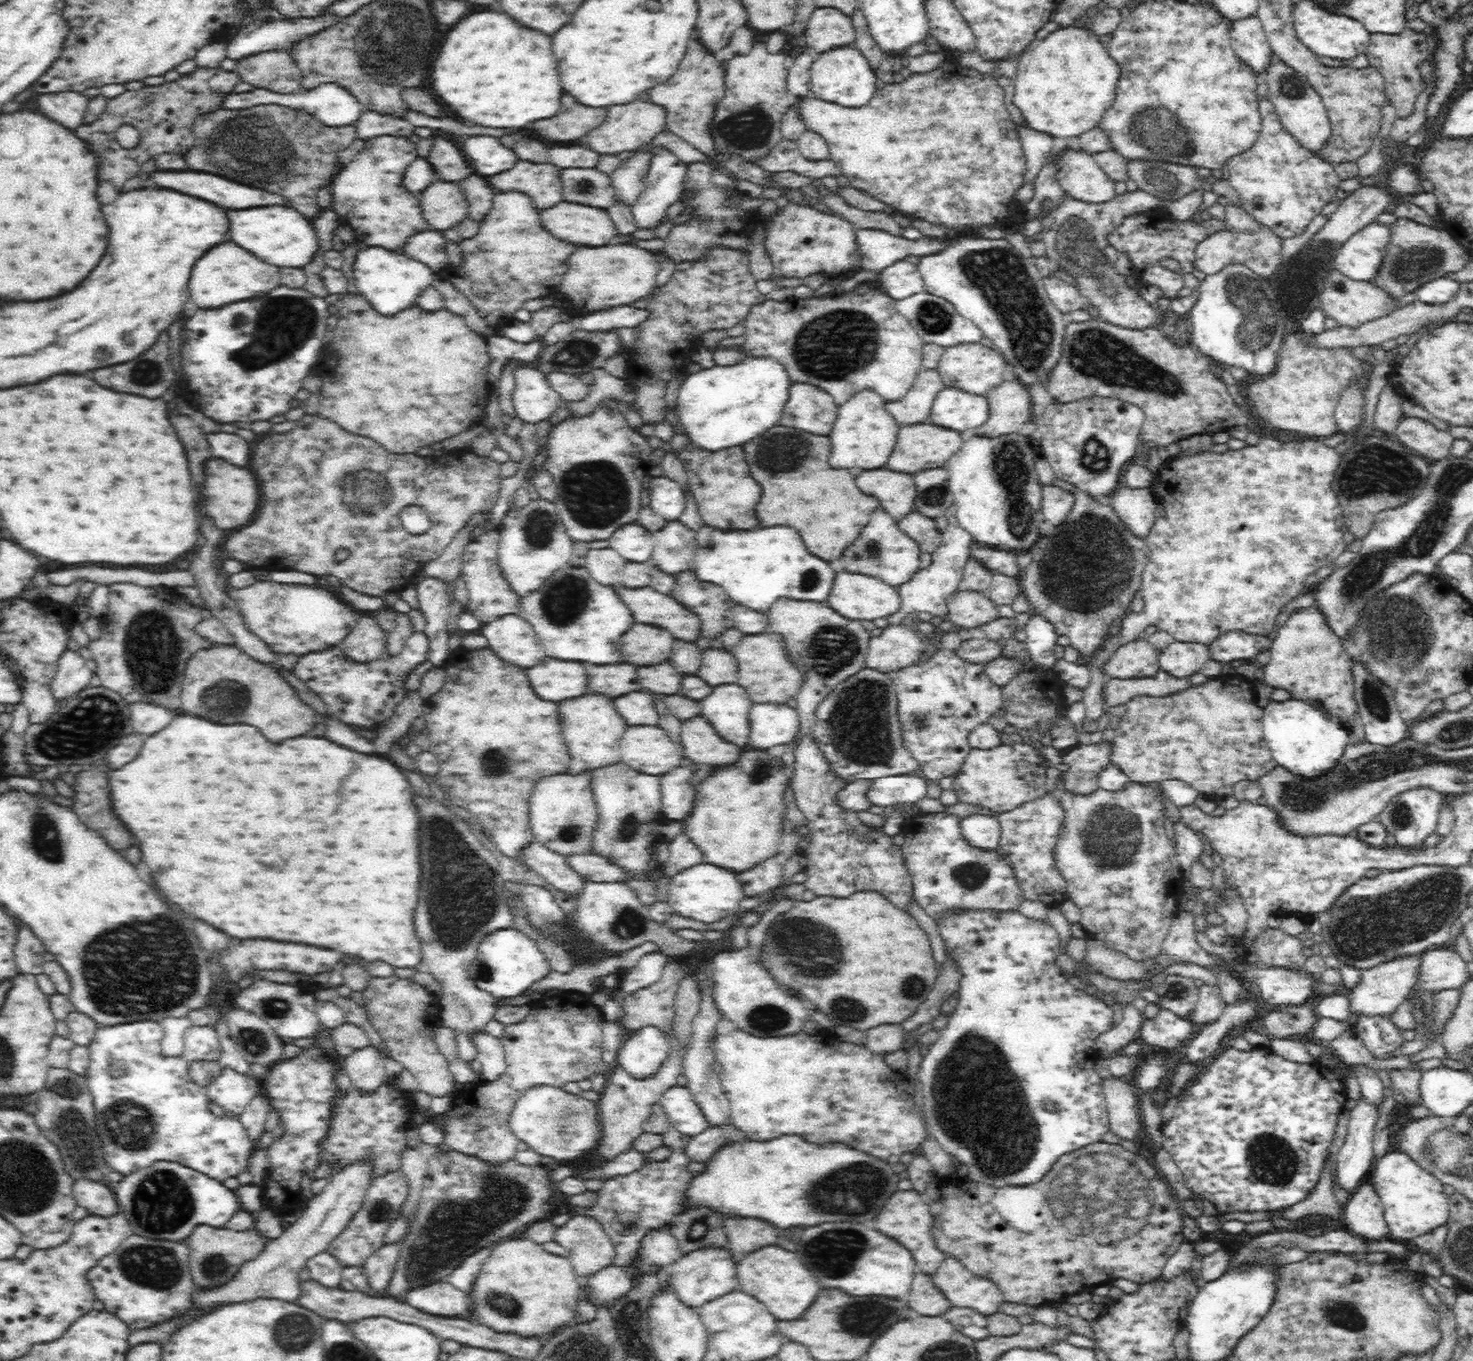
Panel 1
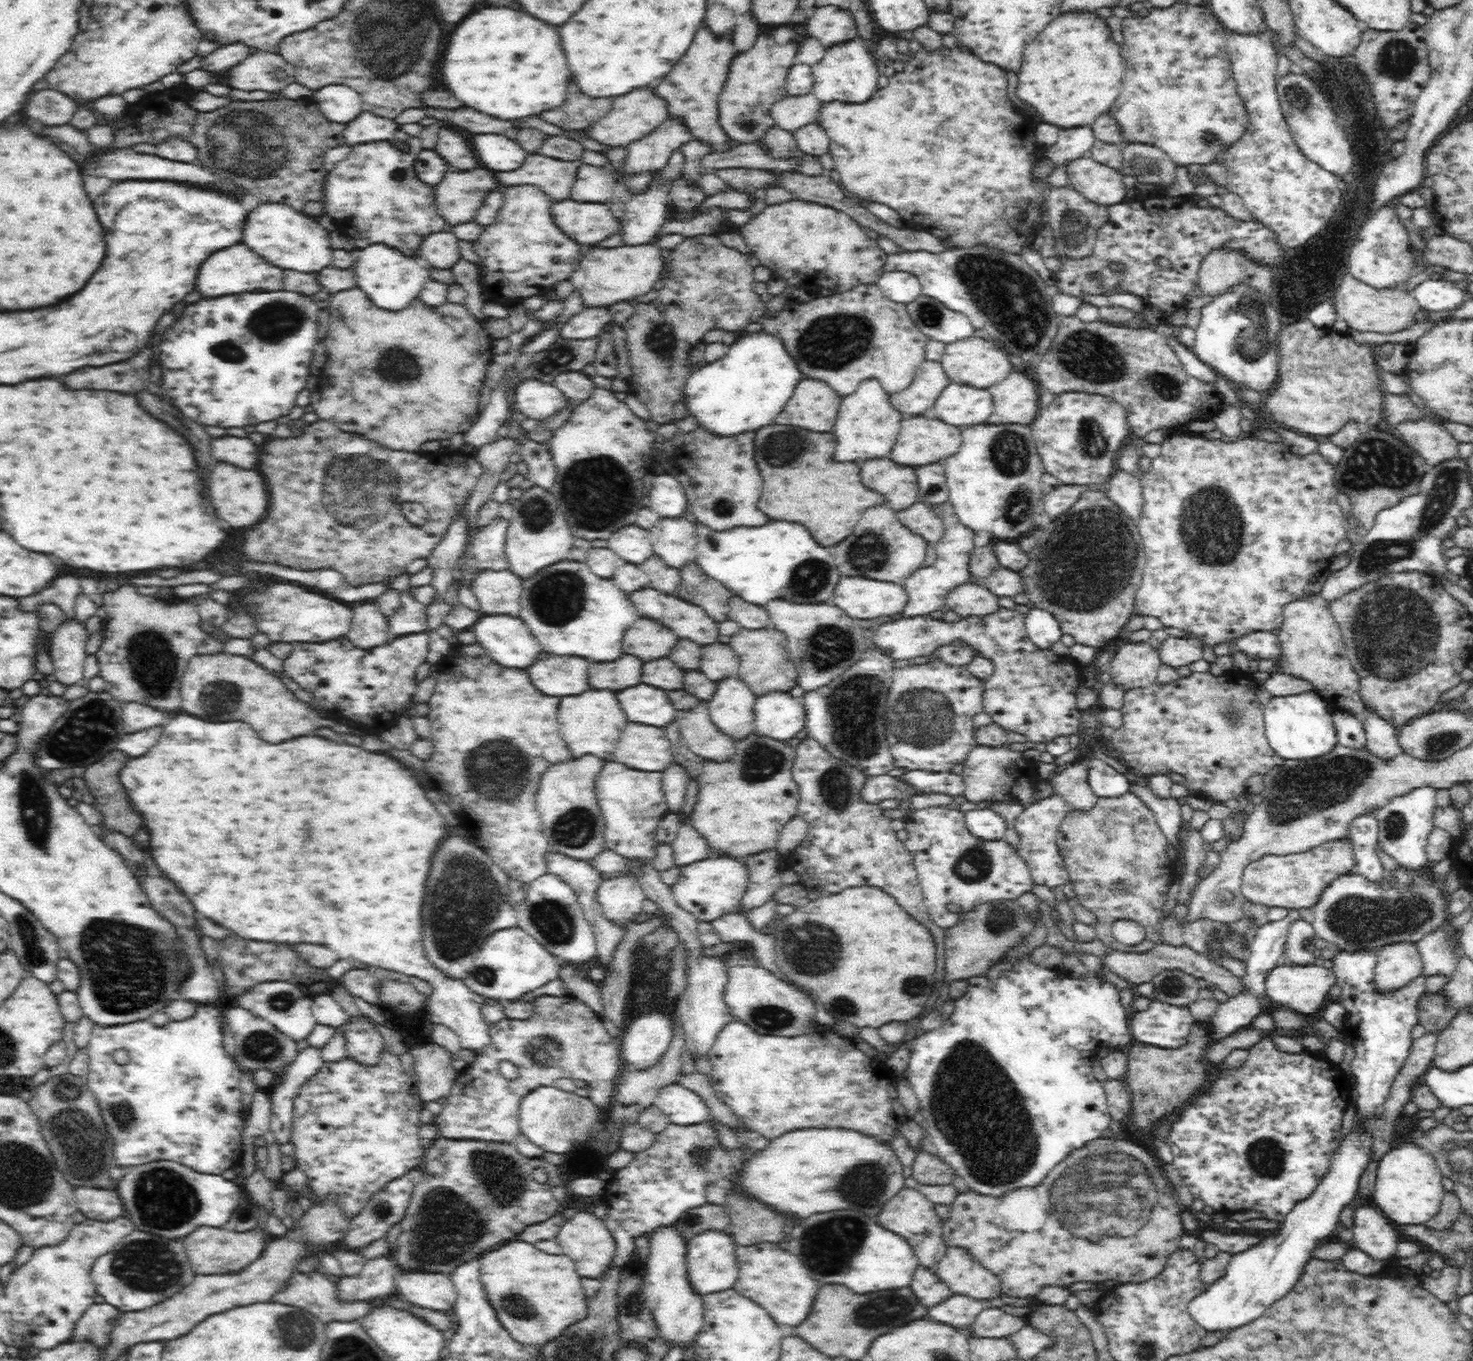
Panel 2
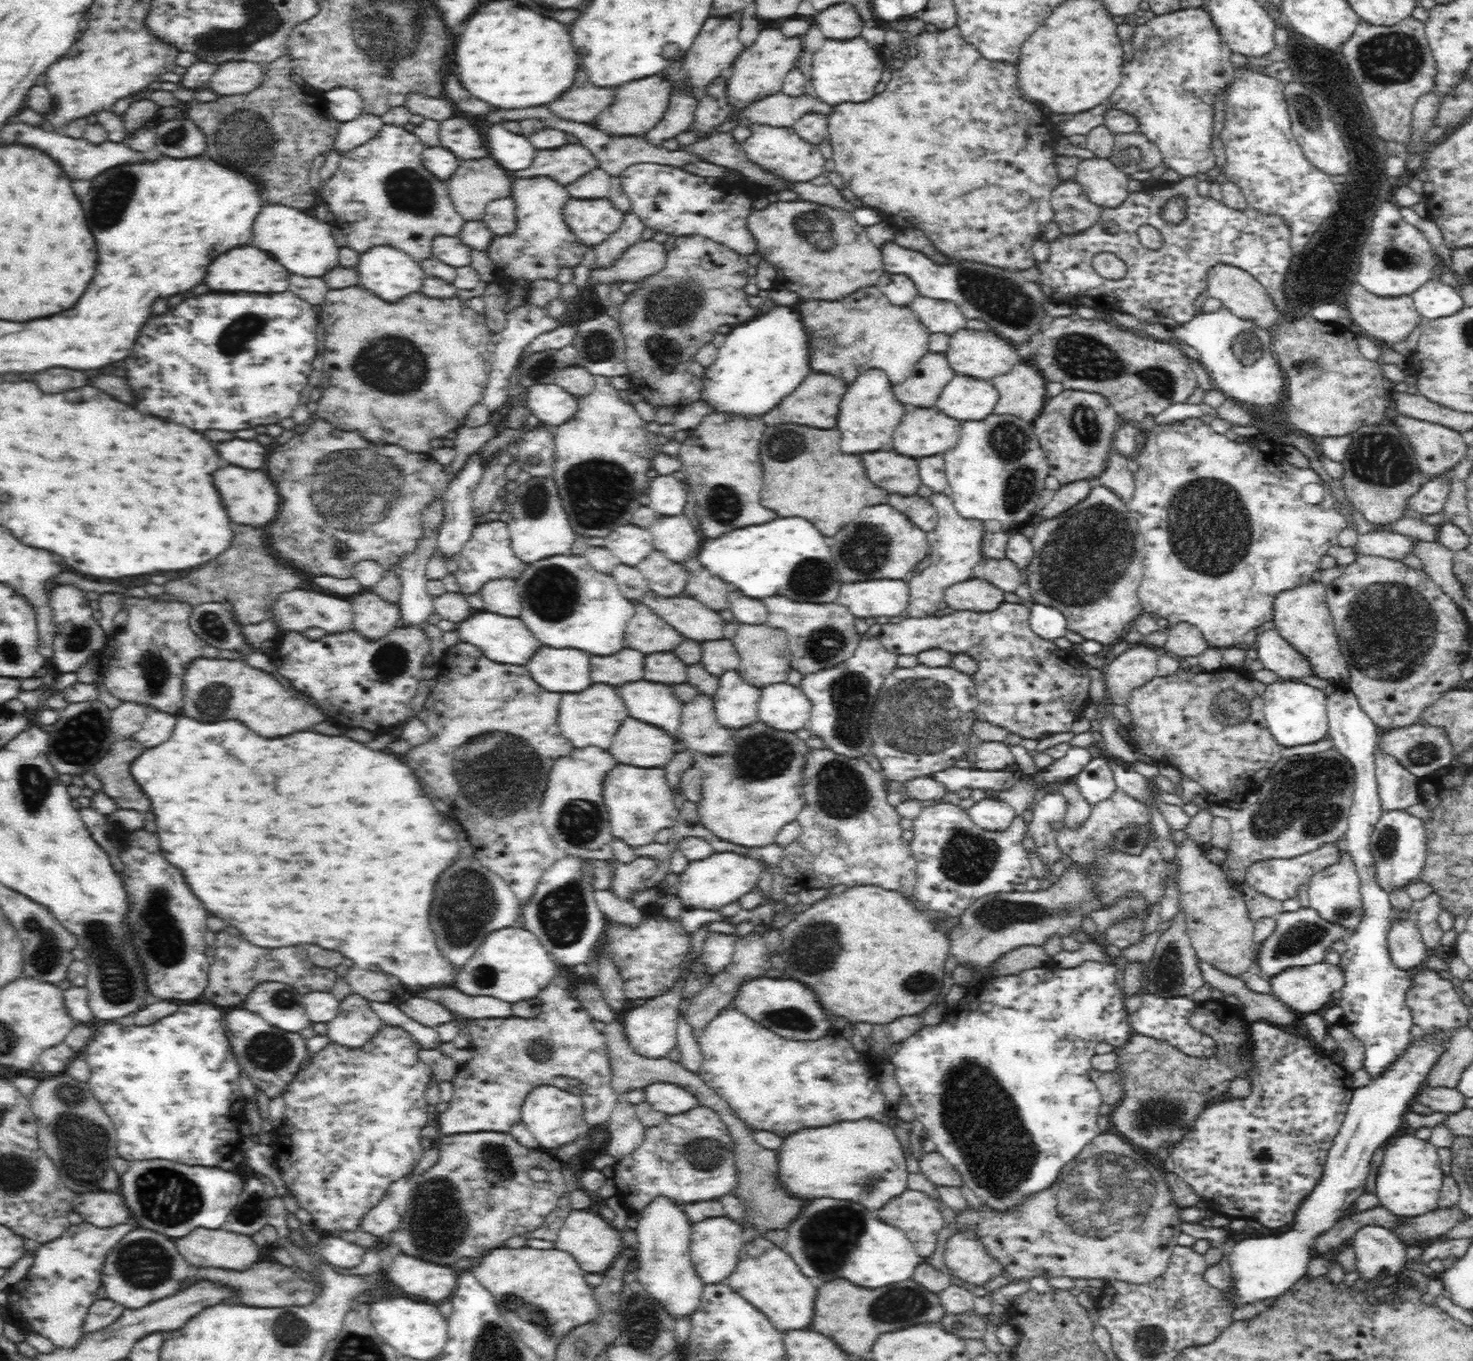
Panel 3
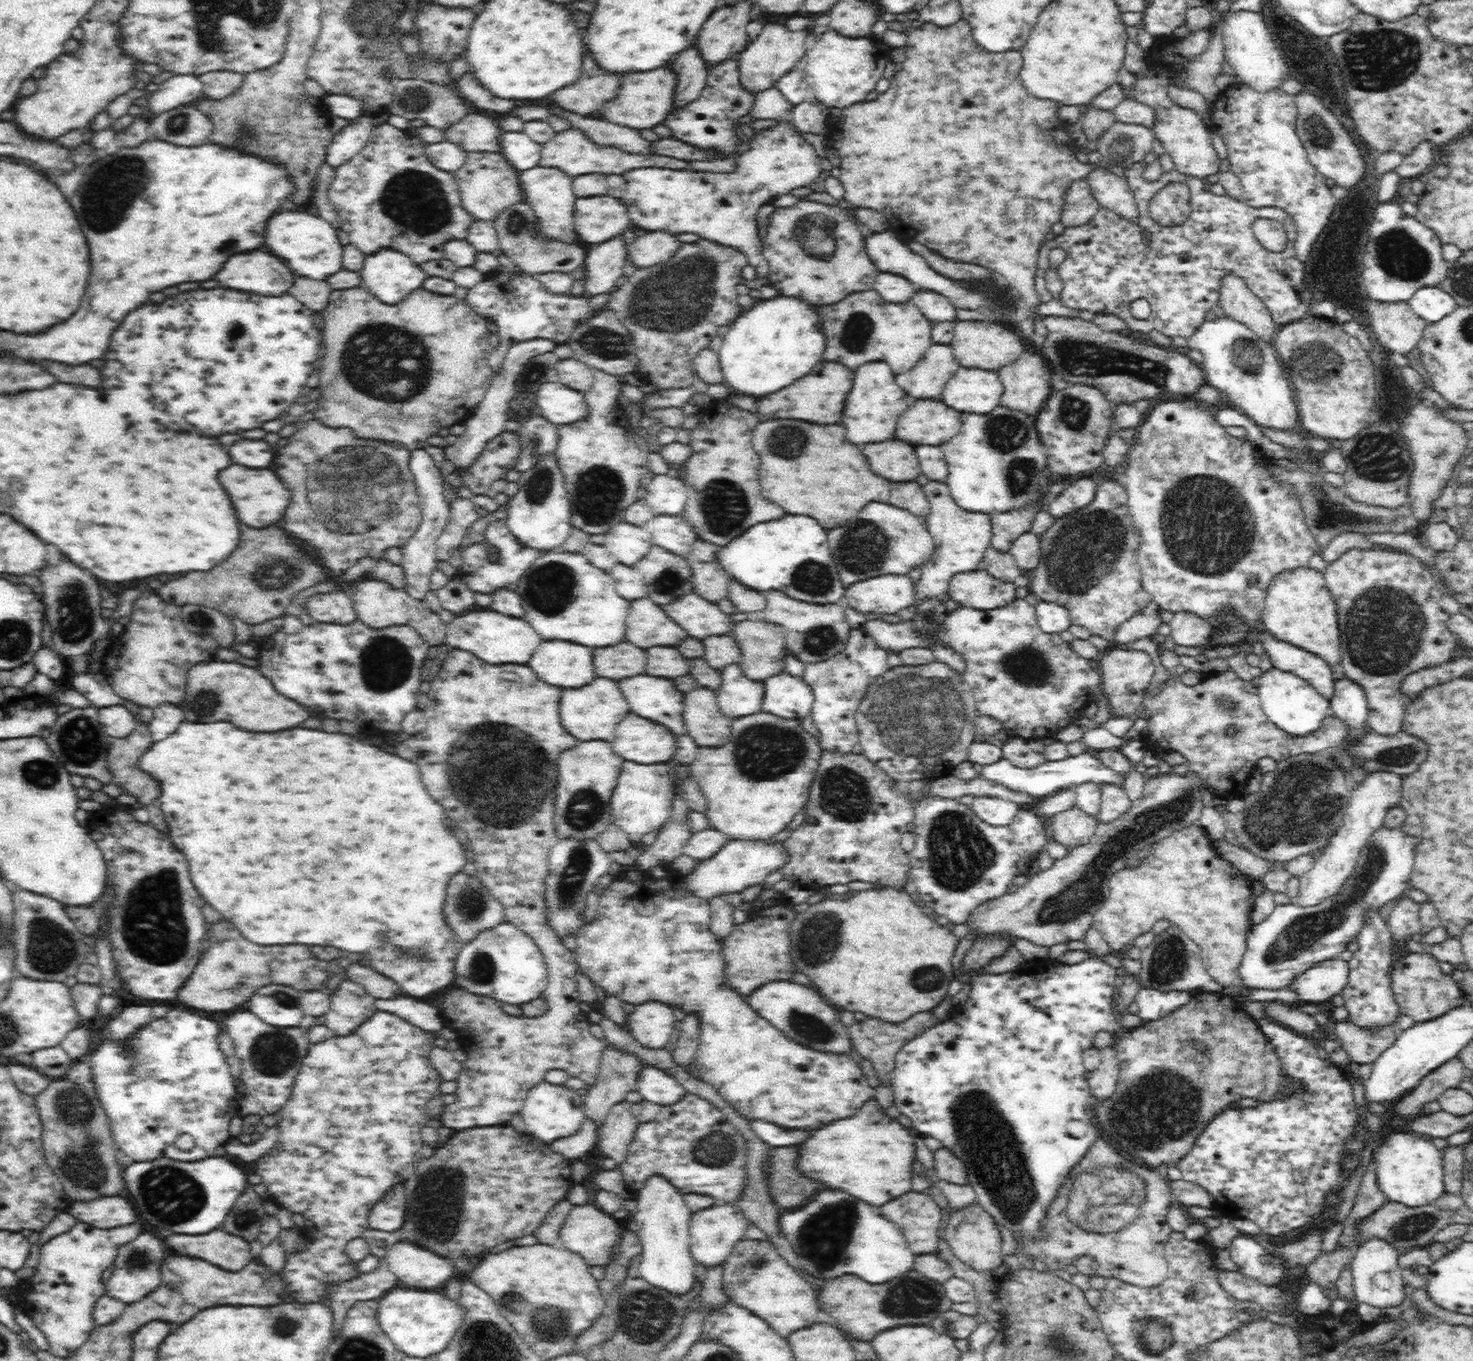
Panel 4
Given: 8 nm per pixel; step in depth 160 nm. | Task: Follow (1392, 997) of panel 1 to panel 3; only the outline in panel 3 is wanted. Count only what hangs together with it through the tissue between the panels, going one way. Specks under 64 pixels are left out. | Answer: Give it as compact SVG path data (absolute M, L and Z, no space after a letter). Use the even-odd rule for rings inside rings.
M1414 923L1394 925L1389 930L1386 946L1394 969L1400 969L1409 974L1425 967L1424 964L1429 955Z

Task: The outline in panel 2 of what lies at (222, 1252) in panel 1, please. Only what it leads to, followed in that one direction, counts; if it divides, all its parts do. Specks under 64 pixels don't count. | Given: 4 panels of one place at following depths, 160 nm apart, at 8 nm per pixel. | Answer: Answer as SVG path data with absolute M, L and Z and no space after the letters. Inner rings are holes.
M198 1227L198 1230L194 1230L194 1234L189 1234L181 1240L184 1242L186 1256L190 1260L190 1268L196 1275L236 1272L246 1264L254 1262L267 1244L264 1232L256 1228L246 1232L234 1232L224 1227Z

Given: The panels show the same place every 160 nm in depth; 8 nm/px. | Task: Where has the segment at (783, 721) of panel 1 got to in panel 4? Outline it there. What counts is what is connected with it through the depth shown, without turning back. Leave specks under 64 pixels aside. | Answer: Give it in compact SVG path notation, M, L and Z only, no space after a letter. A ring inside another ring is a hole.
M784 672L763 682L765 692L762 711L783 720L796 720L810 716L814 697L802 678Z

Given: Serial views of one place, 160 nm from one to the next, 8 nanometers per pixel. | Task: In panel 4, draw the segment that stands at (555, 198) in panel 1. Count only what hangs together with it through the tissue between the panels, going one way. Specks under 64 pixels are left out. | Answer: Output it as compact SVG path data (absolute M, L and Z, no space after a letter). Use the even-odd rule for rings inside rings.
M567 130L558 133L556 138L541 145L538 168L550 168L558 170L571 179L588 174L622 175L625 171L638 169L639 167L657 167L669 170L684 170L685 172L696 172L689 161L684 161L671 156L664 155L630 155L614 148L598 147L592 143L582 132L578 130Z

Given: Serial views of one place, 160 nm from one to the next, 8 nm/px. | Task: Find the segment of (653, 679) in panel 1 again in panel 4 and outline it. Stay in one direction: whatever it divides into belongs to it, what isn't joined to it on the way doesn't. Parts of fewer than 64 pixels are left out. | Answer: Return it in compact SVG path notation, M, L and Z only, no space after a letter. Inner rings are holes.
M656 646L646 650L646 674L656 678L680 678L690 670L689 660L686 660L678 650Z

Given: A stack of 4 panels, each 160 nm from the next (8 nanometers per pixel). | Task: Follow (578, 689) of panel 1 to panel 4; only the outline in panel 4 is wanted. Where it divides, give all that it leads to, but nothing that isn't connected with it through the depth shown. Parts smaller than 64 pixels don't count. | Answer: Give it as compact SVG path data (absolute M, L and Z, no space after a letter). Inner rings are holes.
M542 642L528 666L542 682L560 688L582 688L596 678L592 652L570 642Z

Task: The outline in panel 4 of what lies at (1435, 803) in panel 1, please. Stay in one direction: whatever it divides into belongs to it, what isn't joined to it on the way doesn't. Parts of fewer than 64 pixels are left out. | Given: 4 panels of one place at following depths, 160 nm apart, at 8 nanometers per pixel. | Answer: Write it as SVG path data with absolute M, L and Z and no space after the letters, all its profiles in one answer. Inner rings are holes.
M1383 823L1366 840L1366 844L1358 857L1357 870L1347 880L1338 896L1326 899L1316 906L1300 906L1295 902L1278 905L1265 921L1252 925L1247 941L1248 950L1240 967L1243 984L1253 988L1272 990L1285 988L1296 974L1300 974L1325 960L1335 959L1340 952L1344 952L1347 949L1347 944L1354 941L1360 932L1362 914L1368 906L1380 907L1389 900L1398 900L1406 896L1409 892L1419 844L1419 838L1408 834L1403 824L1389 826L1389 824Z

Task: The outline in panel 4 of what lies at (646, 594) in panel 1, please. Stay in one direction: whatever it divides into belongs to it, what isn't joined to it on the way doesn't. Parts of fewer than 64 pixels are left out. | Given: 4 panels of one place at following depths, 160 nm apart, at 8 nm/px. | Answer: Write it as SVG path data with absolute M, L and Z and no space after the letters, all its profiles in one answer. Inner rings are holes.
M684 594L678 600L664 604L662 608L670 620L684 628L692 638L702 640L706 636L720 636L732 630L730 616L720 612L716 604L706 602L696 594Z

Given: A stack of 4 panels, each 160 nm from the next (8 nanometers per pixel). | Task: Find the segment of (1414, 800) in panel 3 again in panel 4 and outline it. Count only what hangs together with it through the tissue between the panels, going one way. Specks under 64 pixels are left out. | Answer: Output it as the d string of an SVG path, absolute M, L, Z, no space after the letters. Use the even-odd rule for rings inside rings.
M1383 770L1370 771L1370 774L1366 777L1365 783L1352 790L1353 797L1350 799L1349 807L1344 813L1341 827L1337 830L1337 833L1330 839L1328 846L1322 850L1322 856L1315 860L1314 868L1308 873L1304 873L1299 878L1299 893L1295 903L1300 906L1316 906L1326 899L1338 896L1343 889L1343 886L1347 883L1347 880L1357 870L1358 857L1360 856L1362 848L1366 844L1366 840L1370 838L1370 834L1380 828L1386 820L1386 815L1392 808L1400 807L1401 800L1405 791L1404 775L1394 772L1384 772Z

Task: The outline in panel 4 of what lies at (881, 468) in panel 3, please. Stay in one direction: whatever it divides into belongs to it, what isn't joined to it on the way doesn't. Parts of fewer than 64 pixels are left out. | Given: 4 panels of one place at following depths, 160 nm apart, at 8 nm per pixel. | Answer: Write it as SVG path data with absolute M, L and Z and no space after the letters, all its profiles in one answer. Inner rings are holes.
M880 442L864 446L862 452L868 458L870 470L880 478L890 480L891 484L914 482L921 474L914 448L904 442Z

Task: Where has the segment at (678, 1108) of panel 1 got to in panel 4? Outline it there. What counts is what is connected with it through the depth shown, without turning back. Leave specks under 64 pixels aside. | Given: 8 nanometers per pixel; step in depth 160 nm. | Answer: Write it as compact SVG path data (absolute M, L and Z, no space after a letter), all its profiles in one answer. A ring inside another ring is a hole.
M653 1067L642 1072L637 1092L644 1100L662 1108L678 1105L690 1094L672 1076Z

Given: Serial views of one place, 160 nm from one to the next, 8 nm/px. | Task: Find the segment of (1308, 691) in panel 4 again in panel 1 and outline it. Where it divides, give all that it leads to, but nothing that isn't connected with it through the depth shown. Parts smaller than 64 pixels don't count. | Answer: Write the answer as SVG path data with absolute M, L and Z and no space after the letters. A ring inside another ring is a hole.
M1287 700L1286 702L1274 701L1270 706L1263 708L1263 737L1270 747L1271 757L1274 762L1290 773L1292 777L1306 781L1319 781L1322 777L1329 775L1344 756L1350 738L1346 731L1336 719L1324 716L1322 711L1312 707L1308 702L1298 700Z

